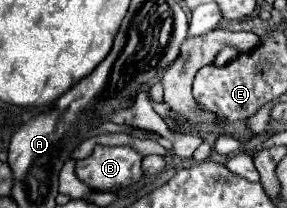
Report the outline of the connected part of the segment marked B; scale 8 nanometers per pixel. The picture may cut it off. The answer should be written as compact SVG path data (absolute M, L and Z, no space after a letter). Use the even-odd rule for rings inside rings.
M95 145L87 159L75 163L75 175L93 191L113 191L137 183L143 177L143 155L133 147Z

